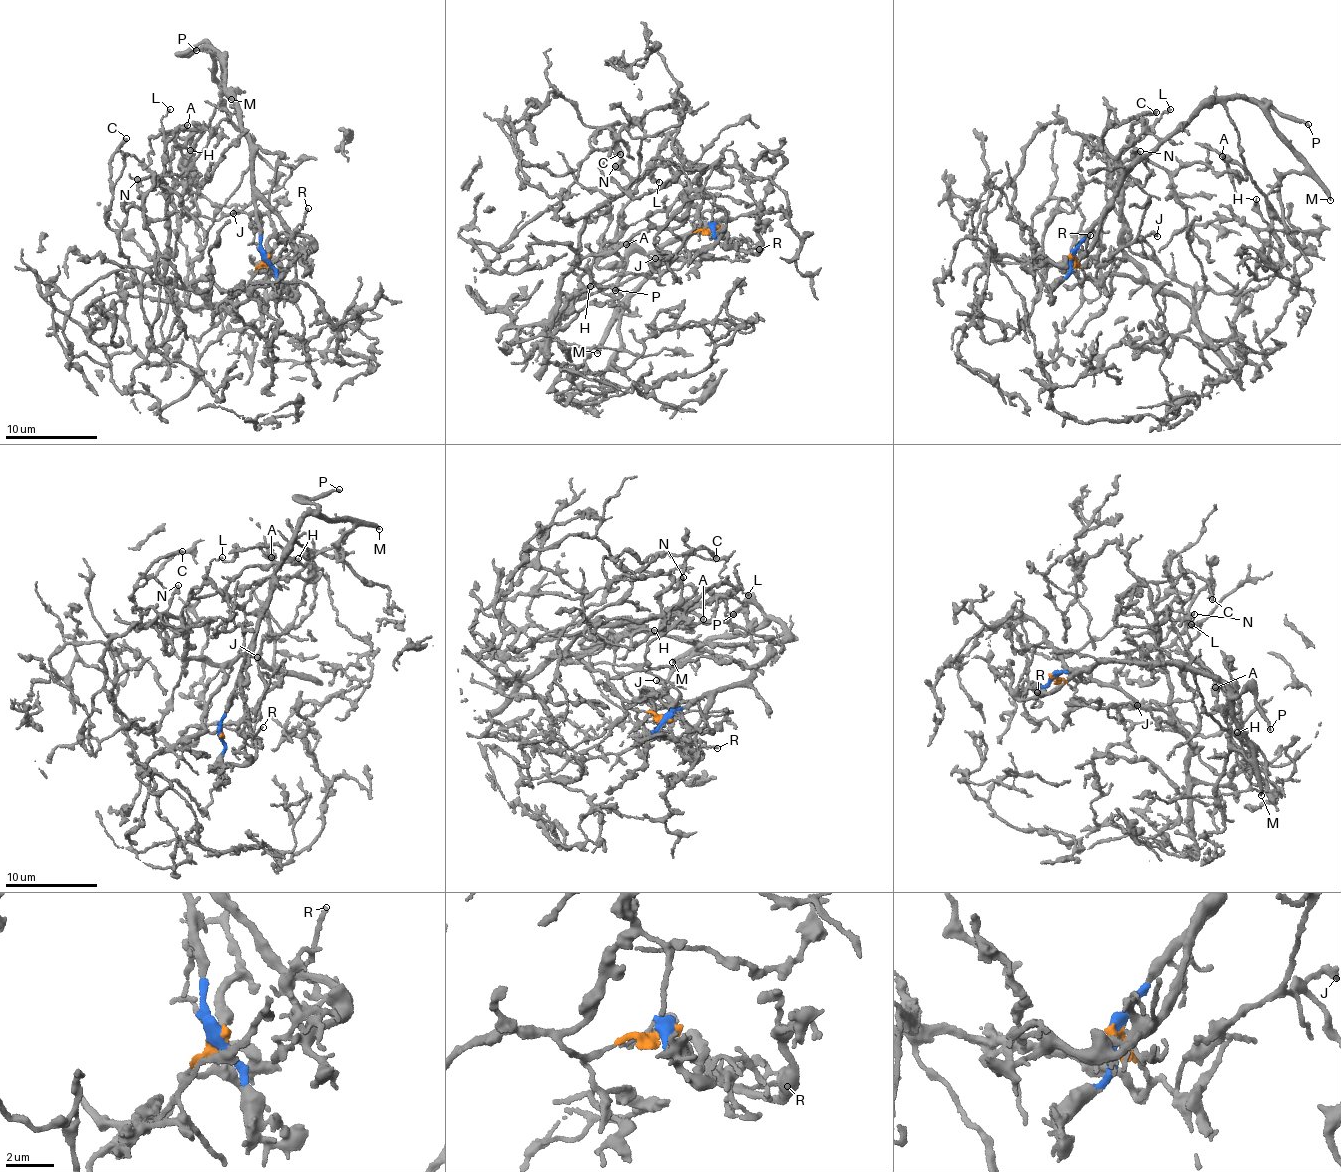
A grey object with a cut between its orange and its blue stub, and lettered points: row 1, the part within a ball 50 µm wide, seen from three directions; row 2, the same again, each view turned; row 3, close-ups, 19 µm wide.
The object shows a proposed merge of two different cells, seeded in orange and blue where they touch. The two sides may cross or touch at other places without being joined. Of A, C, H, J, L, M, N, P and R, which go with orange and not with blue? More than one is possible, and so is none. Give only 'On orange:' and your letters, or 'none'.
On orange: A, C, H, J, L, N

